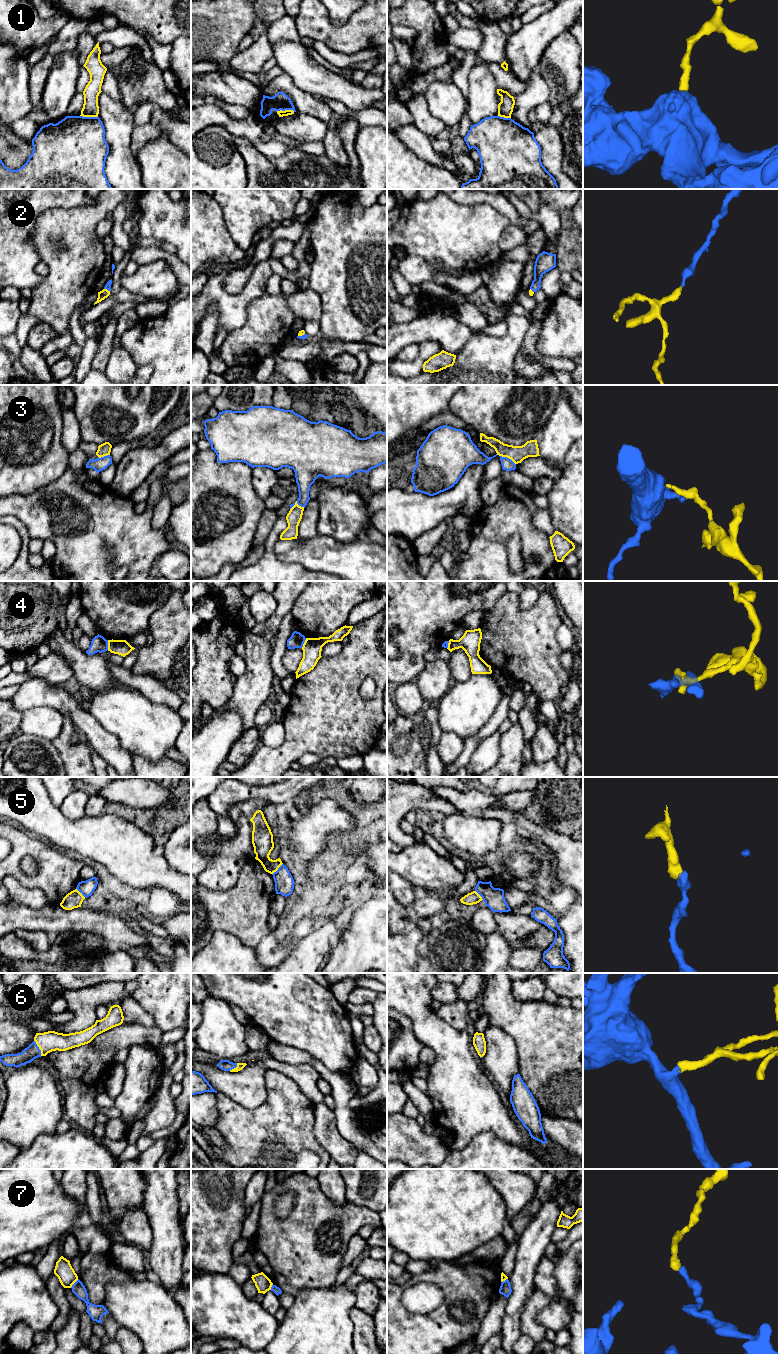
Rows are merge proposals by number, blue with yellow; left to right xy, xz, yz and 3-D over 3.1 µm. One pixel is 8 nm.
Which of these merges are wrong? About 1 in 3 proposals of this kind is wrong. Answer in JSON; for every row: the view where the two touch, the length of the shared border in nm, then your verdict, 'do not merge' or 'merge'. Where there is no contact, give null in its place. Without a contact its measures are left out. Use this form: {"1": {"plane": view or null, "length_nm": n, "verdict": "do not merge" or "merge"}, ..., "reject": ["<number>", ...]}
{"1": {"plane": "xy", "length_nm": 140, "verdict": "do not merge"}, "2": {"plane": "xz", "length_nm": 60, "verdict": "merge"}, "3": {"plane": "xz", "length_nm": 120, "verdict": "do not merge"}, "4": {"plane": "xy", "length_nm": 80, "verdict": "do not merge"}, "5": {"plane": "xz", "length_nm": 130, "verdict": "do not merge"}, "6": {"plane": "xy", "length_nm": 140, "verdict": "merge"}, "7": {"plane": "xy", "length_nm": 100, "verdict": "do not merge"}, "reject": ["1", "3", "4", "5", "7"]}

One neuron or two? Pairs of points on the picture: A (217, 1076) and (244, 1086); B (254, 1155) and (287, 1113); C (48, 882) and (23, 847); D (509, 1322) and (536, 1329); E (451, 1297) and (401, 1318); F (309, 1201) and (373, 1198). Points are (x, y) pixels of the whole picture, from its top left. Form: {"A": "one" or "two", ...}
{"A": "one", "B": "one", "C": "one", "D": "two", "E": "one", "F": "two"}

